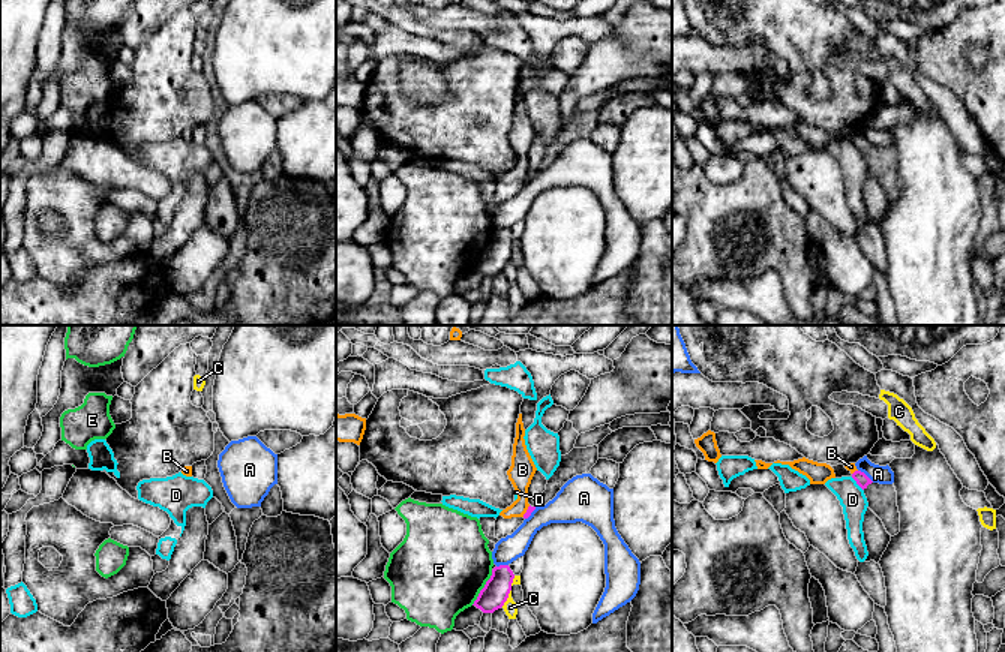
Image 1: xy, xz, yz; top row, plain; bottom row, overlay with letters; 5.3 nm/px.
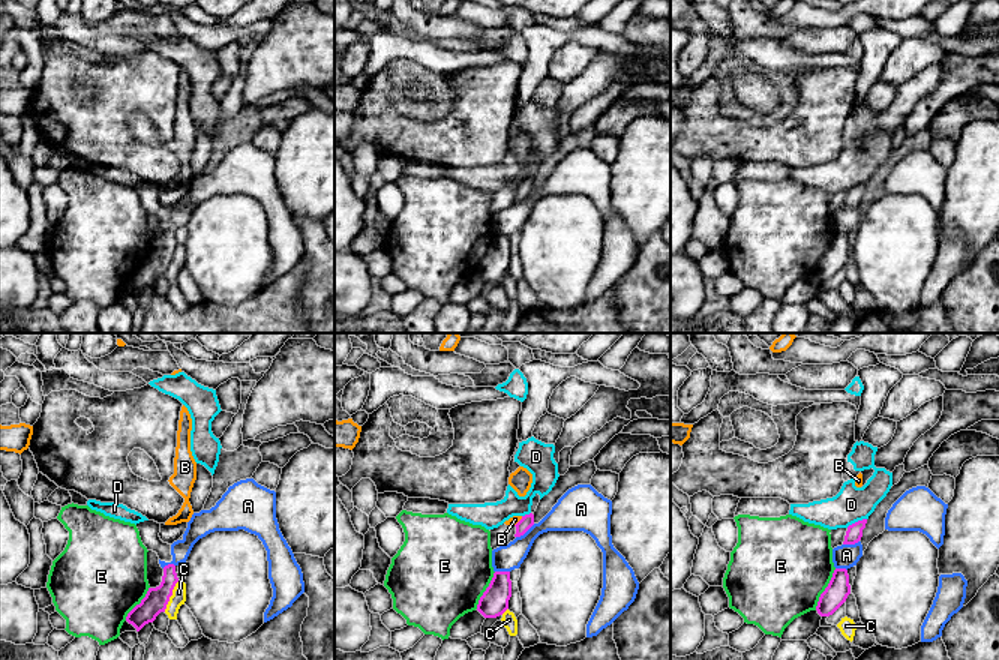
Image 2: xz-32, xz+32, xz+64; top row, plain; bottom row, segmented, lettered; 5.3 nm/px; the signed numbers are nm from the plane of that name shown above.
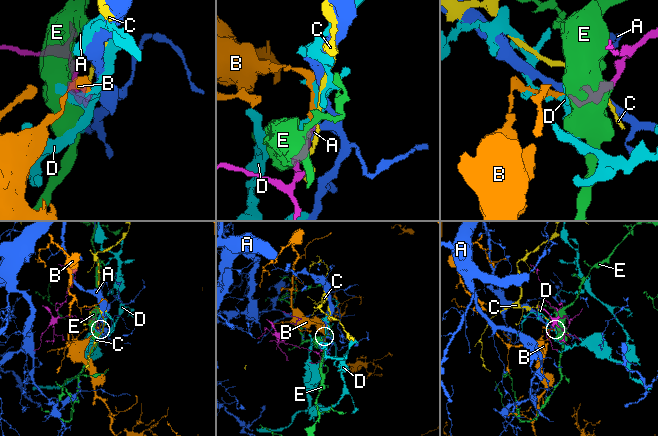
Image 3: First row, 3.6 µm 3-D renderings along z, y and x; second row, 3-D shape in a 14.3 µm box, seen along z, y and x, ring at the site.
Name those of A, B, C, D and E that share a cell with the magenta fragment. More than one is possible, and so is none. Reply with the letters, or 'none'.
none

